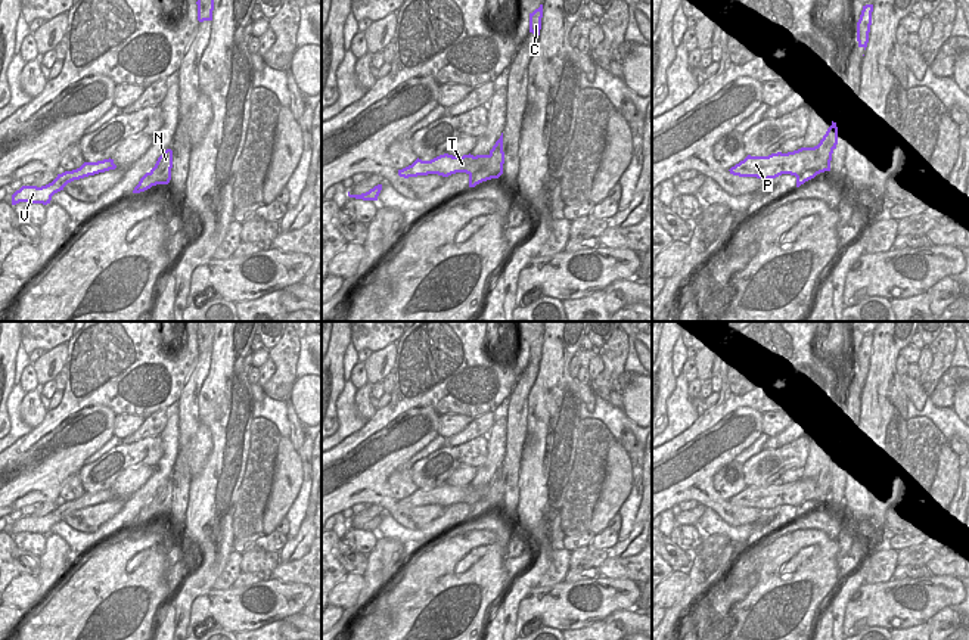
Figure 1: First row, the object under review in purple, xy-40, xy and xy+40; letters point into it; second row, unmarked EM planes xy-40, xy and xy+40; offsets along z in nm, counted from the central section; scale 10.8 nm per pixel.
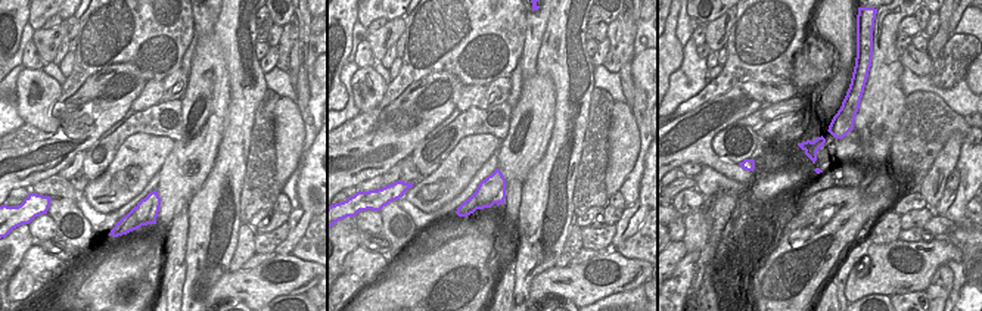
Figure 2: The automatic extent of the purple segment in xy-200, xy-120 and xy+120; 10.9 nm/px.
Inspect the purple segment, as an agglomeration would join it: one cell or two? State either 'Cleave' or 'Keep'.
Cleave

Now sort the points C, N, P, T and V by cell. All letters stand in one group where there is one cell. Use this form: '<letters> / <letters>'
C N / P T V

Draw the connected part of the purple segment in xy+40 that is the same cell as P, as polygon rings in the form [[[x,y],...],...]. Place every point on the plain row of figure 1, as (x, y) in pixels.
[[[801,478],[788,484],[771,484],[768,487],[751,487],[732,497],[729,501],[739,507],[757,507],[763,510],[776,509],[782,504],[796,507],[796,518],[804,515],[810,506],[817,506],[819,498],[824,498],[826,490],[811,478]]]

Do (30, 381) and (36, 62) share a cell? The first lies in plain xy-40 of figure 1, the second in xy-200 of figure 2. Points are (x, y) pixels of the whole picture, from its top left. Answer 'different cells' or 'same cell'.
same cell

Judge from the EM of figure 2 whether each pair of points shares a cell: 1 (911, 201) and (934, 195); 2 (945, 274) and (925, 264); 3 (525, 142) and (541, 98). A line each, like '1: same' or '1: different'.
1: different
2: different
3: same

